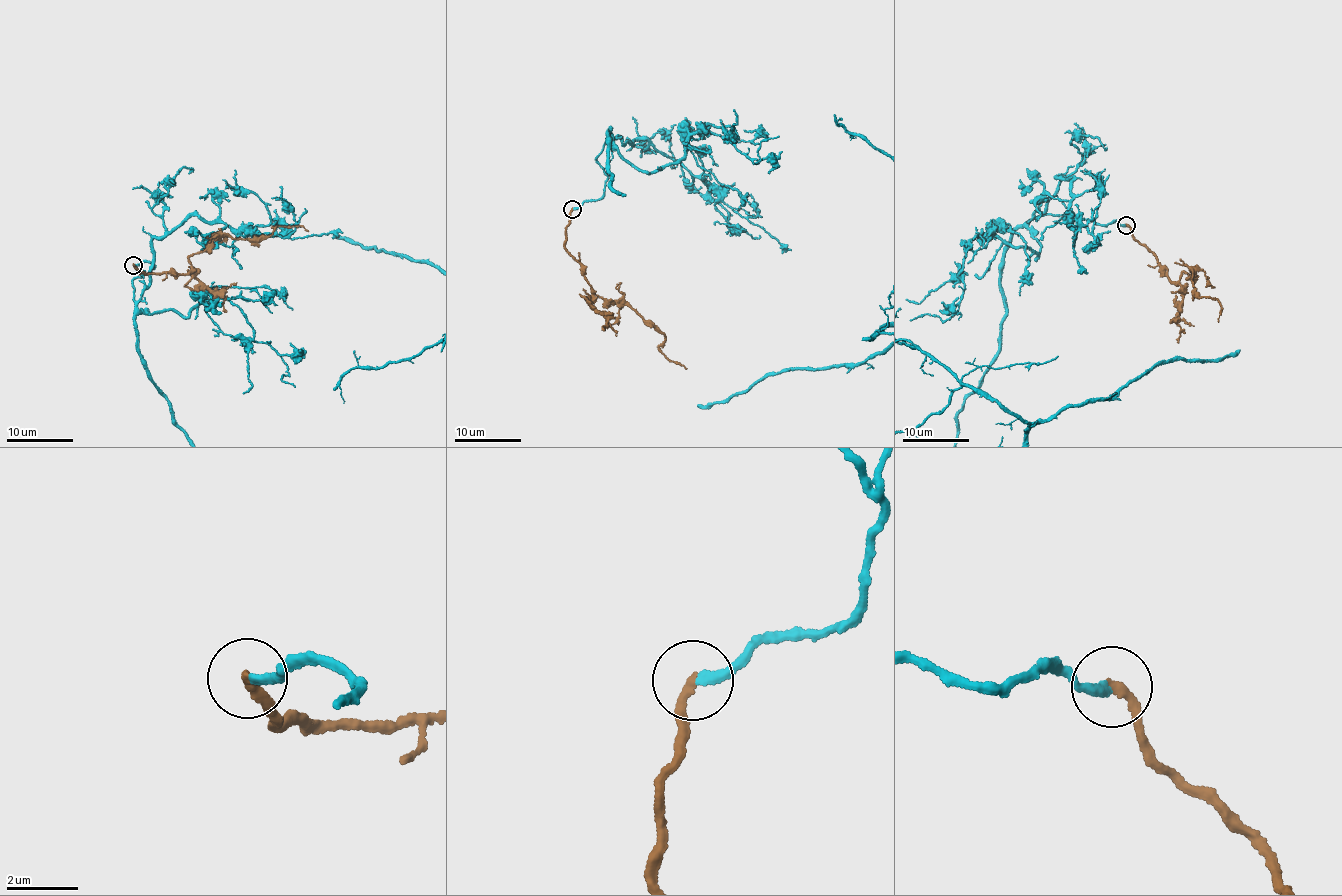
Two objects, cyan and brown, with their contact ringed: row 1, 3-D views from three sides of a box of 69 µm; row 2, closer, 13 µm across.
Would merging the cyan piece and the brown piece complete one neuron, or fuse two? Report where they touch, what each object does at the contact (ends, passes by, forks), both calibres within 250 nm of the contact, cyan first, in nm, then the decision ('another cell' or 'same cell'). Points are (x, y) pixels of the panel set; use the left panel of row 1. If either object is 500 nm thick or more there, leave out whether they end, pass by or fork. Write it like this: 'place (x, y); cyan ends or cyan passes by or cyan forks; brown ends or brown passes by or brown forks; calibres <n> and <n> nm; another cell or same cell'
place (133, 265); cyan ends; brown ends; calibres 240 and 240 nm; same cell

